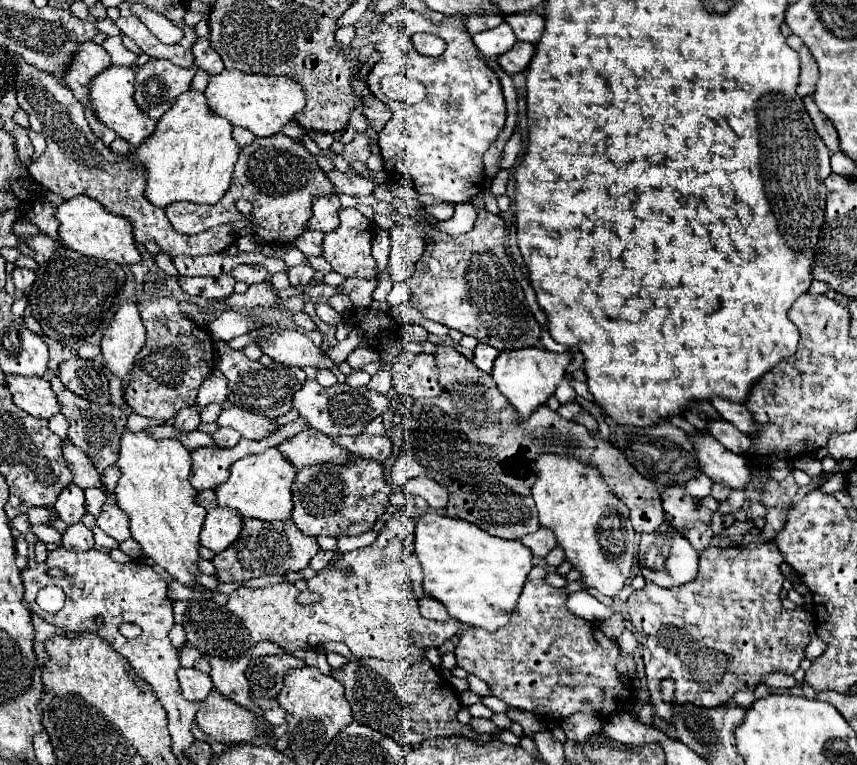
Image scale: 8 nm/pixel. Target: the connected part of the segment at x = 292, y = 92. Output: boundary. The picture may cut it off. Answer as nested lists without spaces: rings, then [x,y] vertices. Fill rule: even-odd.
[[[222,70],[216,76],[210,76],[204,90],[210,112],[226,118],[232,126],[246,128],[254,136],[272,136],[294,118],[306,104],[302,88],[282,76],[260,76],[260,74],[242,74],[238,70]]]

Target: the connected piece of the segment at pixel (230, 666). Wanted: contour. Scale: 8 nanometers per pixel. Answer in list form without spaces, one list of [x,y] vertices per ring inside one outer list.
[[[206,656],[204,658],[210,662],[212,670],[210,670],[210,678],[212,678],[212,684],[218,692],[222,692],[226,698],[234,700],[236,704],[256,712],[262,718],[262,712],[258,706],[254,706],[252,698],[250,698],[250,686],[248,686],[248,680],[244,676],[244,670],[248,666],[248,656],[242,656],[242,658],[236,658],[236,660],[224,660],[224,658],[218,658],[218,656]]]

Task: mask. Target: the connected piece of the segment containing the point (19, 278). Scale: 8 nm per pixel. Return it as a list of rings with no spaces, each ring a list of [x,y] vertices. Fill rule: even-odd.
[[[16,268],[14,272],[12,272],[12,284],[18,288],[18,290],[22,290],[22,292],[26,292],[32,284],[34,284],[34,272],[32,270],[28,270],[28,268]]]

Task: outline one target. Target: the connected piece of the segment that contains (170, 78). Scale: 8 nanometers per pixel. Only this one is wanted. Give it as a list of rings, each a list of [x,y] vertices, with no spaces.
[[[150,60],[134,68],[134,72],[134,102],[146,116],[160,120],[160,116],[172,108],[174,100],[190,90],[196,68],[178,68],[168,60]]]

